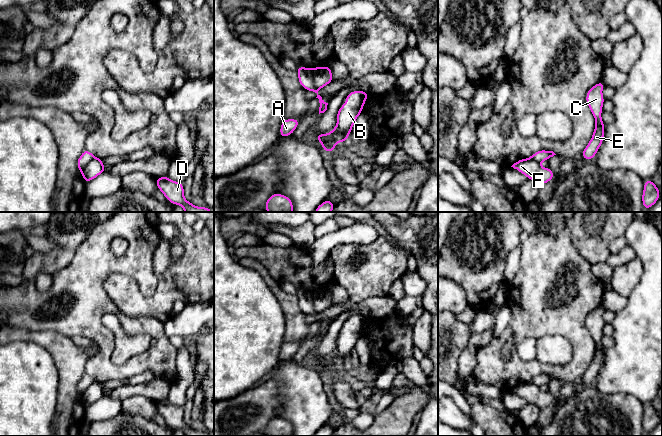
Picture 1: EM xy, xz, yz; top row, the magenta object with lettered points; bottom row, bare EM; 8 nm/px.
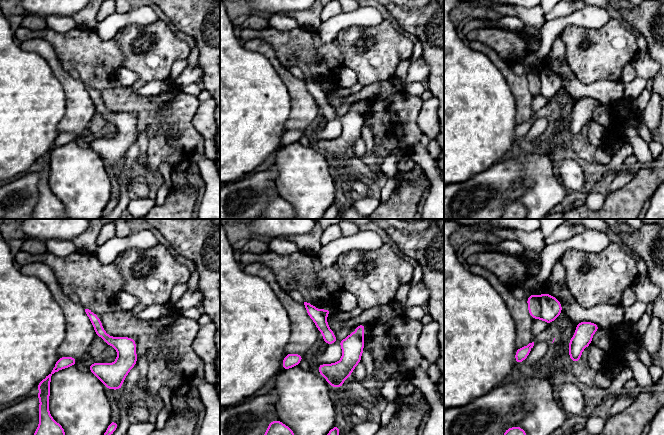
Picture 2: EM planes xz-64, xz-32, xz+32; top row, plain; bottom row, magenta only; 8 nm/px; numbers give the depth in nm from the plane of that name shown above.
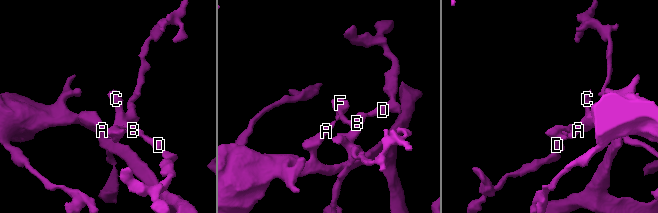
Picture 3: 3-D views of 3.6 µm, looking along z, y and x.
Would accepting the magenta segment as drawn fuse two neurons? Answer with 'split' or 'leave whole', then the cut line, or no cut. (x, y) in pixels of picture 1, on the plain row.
split; cut in xz along (309, 293), (312, 307), (318, 313)

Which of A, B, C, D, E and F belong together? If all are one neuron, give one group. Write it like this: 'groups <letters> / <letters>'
groups A F / B C D E

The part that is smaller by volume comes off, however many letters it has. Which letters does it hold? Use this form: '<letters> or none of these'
B, C, D, E

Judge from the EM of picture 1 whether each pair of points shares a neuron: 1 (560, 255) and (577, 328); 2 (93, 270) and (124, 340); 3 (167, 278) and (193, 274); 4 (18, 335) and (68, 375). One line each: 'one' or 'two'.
1: one
2: two
3: one
4: one

